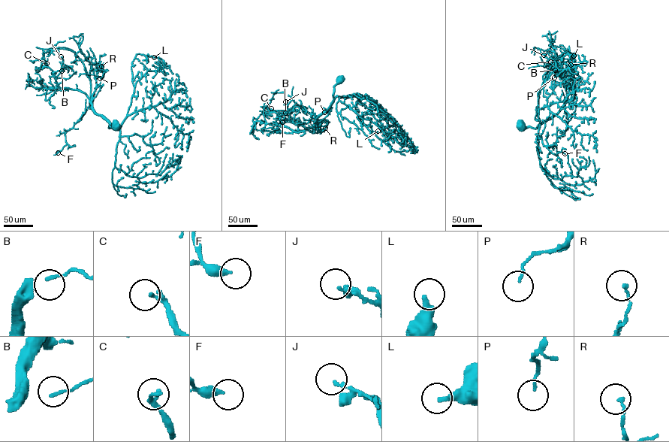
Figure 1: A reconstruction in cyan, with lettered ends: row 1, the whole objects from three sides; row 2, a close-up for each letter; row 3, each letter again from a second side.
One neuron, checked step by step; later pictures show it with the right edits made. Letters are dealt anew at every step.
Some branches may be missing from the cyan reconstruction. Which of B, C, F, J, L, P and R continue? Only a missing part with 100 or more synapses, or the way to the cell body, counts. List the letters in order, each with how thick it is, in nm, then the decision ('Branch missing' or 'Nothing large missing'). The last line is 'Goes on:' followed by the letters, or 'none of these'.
B: Thickness 120 nm. Nothing large missing
C: Thickness 100 nm. Nothing large missing
F: Thickness 340 nm. Nothing large missing
J: Thickness 150 nm. Nothing large missing
L: Thickness 320 nm. Nothing large missing
P: Thickness 110 nm. Nothing large missing
R: Thickness 140 nm. Nothing large missing
Goes on: none of these

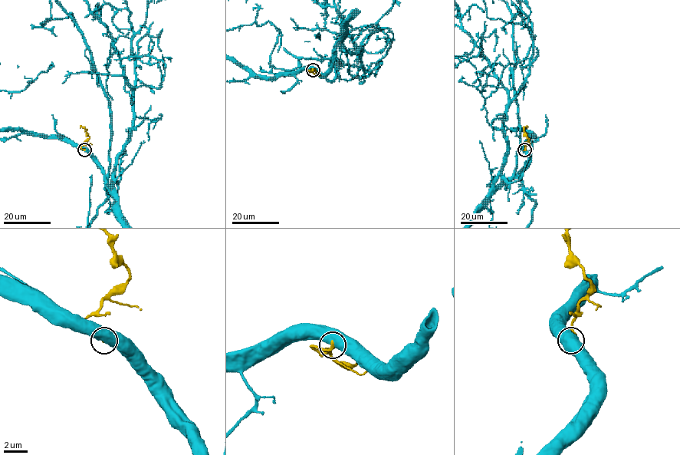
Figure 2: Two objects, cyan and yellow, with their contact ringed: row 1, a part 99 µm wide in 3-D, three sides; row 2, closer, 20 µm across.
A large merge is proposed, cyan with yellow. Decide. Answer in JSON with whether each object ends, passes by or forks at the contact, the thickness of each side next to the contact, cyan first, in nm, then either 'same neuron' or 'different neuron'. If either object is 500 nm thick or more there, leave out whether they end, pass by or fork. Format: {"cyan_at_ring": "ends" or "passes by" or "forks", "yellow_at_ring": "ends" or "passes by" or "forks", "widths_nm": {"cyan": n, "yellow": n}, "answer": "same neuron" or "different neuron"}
{"widths_nm": {"cyan": 850, "yellow": 240}, "answer": "different neuron"}

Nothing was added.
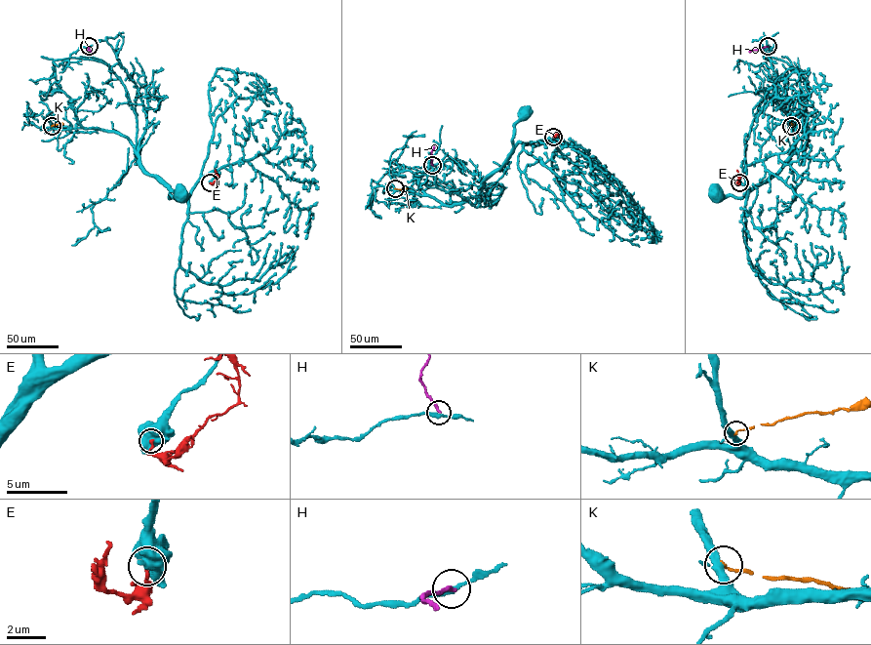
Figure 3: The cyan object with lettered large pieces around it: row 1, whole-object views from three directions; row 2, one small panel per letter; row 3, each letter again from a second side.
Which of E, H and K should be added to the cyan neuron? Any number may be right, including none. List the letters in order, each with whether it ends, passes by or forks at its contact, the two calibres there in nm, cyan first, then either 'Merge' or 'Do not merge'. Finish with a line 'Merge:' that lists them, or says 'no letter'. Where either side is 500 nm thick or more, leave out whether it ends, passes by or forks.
E: Thickness 750 nm (cyan) against 200 nm. Do not merge
H: It ends there. Thickness 260 nm (cyan) against 220 nm. Do not merge
K: It ends there. Thickness 340 nm (cyan) against 130 nm. Do not merge
Merge: no letter

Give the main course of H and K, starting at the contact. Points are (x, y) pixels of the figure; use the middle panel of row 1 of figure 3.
H: (432, 165), (431, 151), (434, 146)
K: (395, 188), (407, 188)

